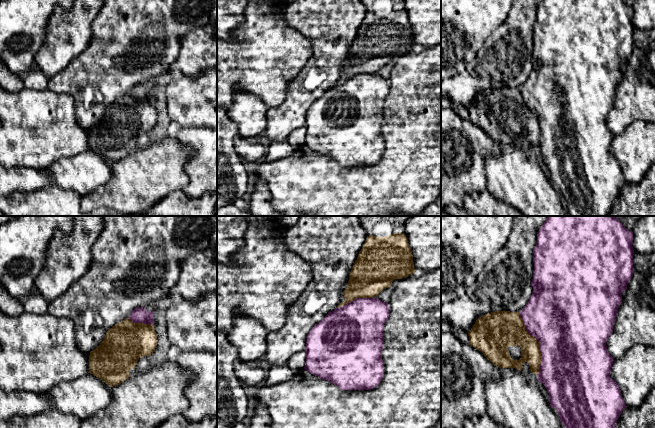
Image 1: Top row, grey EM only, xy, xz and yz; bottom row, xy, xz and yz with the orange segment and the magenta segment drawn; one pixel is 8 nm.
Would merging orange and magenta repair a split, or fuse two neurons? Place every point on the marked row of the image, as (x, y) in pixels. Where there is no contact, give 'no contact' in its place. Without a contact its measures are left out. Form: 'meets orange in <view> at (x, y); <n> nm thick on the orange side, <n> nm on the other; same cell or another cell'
meets orange in yz at (538, 343); 240 nm thick on the orange side, 500 nm on the other; another cell

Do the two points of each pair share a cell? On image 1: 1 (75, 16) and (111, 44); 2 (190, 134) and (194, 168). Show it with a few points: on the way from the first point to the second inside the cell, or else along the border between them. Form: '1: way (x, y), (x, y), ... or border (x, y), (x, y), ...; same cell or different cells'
1: border (100, 10), (92, 23), (90, 42), (82, 51); different cells
2: way (198, 142), (200, 144), (200, 160); same cell

